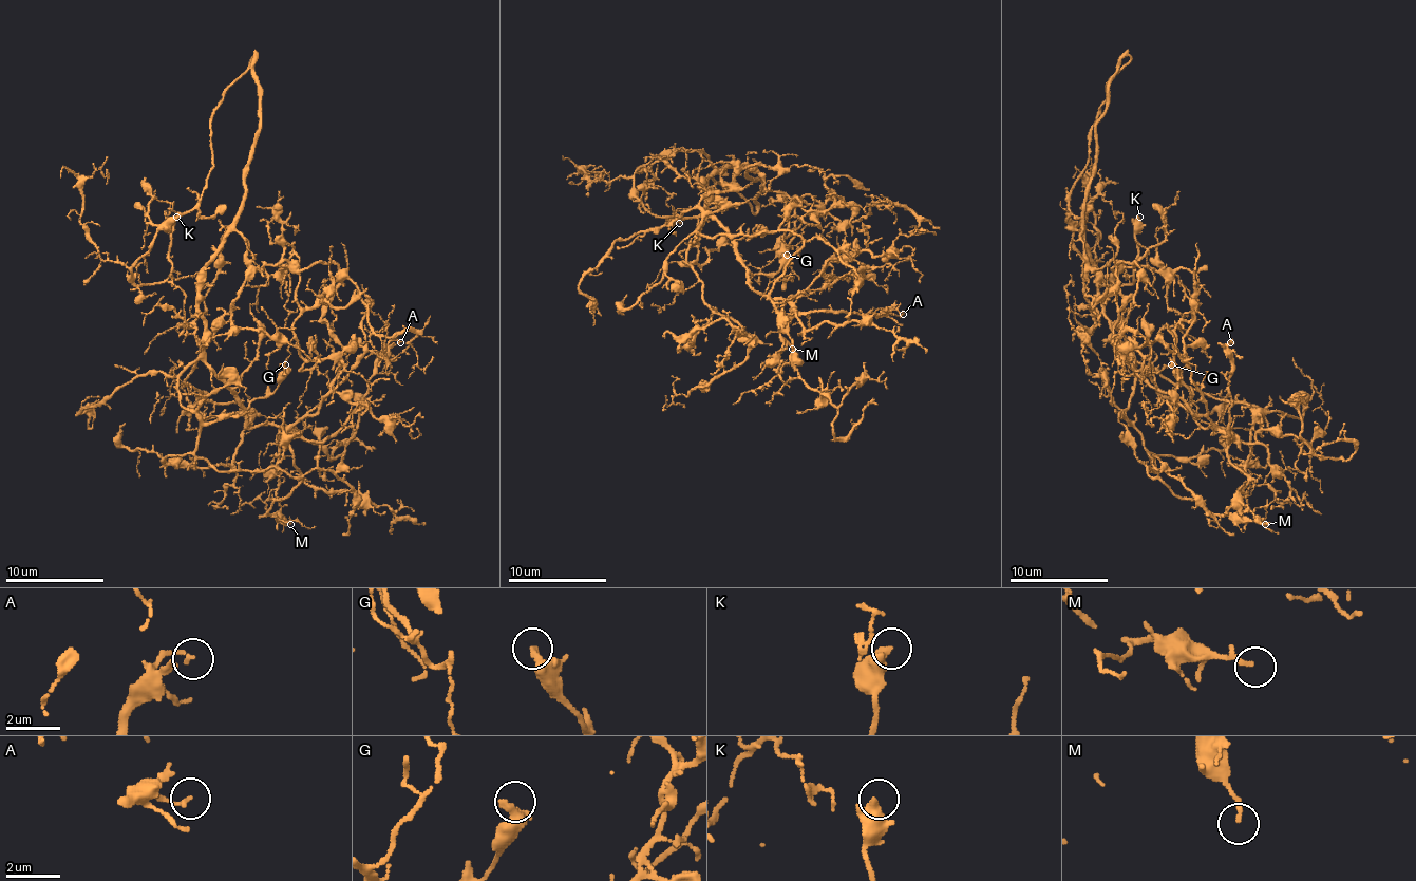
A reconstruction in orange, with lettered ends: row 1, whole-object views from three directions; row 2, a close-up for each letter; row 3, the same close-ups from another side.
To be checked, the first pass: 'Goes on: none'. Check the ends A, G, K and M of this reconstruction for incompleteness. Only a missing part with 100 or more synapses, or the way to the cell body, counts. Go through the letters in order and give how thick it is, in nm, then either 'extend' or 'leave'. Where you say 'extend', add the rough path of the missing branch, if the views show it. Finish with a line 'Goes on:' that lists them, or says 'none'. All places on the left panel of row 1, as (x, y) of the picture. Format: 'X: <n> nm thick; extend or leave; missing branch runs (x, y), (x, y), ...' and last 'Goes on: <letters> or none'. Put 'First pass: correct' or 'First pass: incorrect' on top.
First pass: correct
A: 130 nm thick; leave
G: 320 nm thick; leave
K: 360 nm thick; leave
M: 160 nm thick; leave
Goes on: none

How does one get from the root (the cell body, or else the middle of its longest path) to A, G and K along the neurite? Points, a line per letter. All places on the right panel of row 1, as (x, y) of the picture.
A: (1105, 315), (1132, 367), (1152, 387), (1169, 391), (1204, 428), (1226, 431), (1228, 441), (1230, 342)
G: (1105, 315), (1112, 335), (1127, 350), (1132, 367), (1152, 387), (1169, 391), (1186, 409), (1191, 391), (1171, 364)
K: (1105, 315), (1097, 265), (1080, 231), (1086, 217), (1068, 209), (1073, 246), (1117, 285), (1132, 283), (1139, 217)

